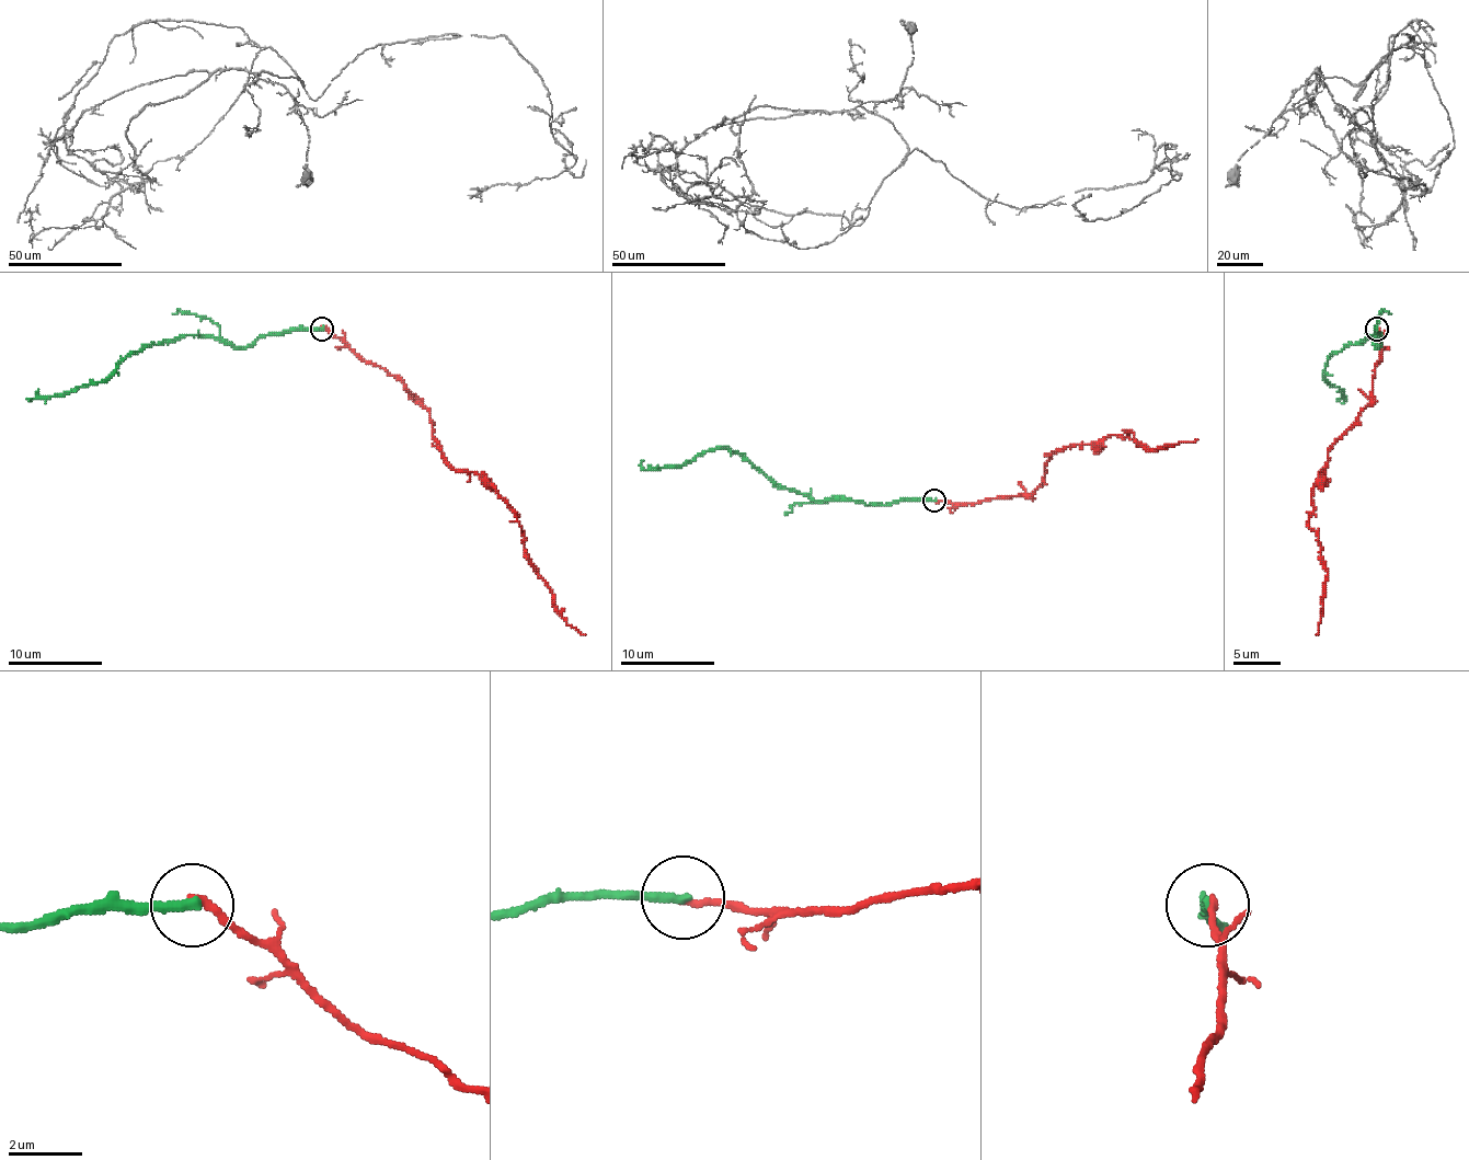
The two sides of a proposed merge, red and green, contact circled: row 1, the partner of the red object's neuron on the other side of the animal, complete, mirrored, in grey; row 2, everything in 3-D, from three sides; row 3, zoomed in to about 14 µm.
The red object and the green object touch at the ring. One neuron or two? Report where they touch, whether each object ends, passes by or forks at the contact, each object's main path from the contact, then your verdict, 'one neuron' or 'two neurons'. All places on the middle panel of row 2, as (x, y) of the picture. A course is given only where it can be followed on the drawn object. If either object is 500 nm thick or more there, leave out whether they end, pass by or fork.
at (934, 500); red ends there; green ends there; red runs (933, 501), (1030, 496), (1056, 451), (1099, 444), (1105, 437), (1132, 432), (1148, 451), (1197, 439); green runs (933, 501), (872, 505), (813, 501), (778, 489), (729, 449), (702, 451), (684, 466), (645, 470), (643, 460); two neurons

